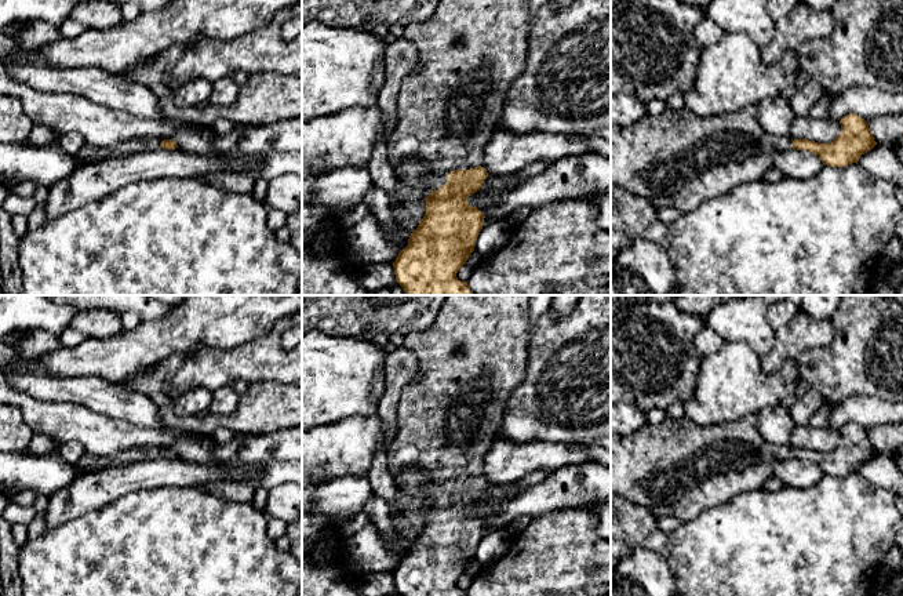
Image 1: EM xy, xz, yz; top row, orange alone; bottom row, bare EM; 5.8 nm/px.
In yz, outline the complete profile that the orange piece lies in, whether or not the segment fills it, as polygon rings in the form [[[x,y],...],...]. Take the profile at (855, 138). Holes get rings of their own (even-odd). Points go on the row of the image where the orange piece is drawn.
[[[749,105],[738,110],[698,116],[689,109],[673,110],[666,108],[659,116],[644,115],[629,126],[611,126],[611,186],[652,199],[673,196],[692,178],[703,171],[720,166],[746,160],[758,153],[772,155],[776,150],[809,150],[819,156],[824,166],[844,167],[859,161],[877,142],[864,119],[849,113],[840,120],[841,132],[831,143],[819,143],[791,137],[768,134],[758,121],[758,105]]]

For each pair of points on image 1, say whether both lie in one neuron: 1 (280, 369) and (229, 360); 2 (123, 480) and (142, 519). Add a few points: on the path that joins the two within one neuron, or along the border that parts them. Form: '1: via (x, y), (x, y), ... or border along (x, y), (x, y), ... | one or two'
1: via (268, 362), (241, 362) | one
2: border along (161, 486), (126, 493), (99, 507) | two

